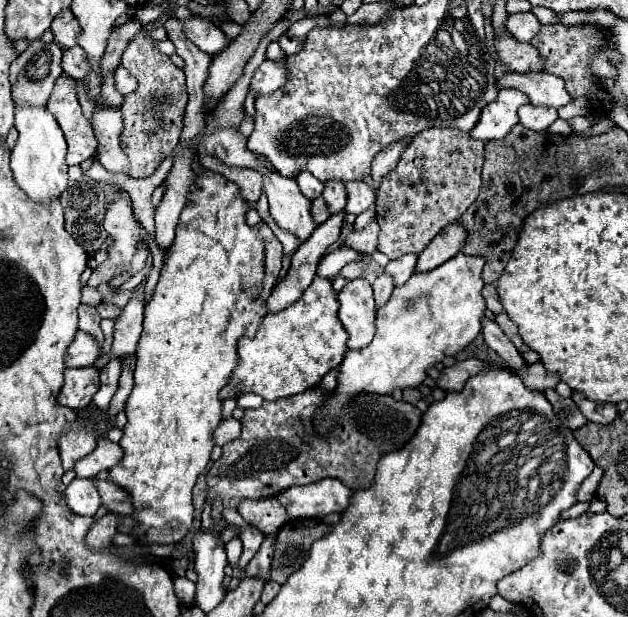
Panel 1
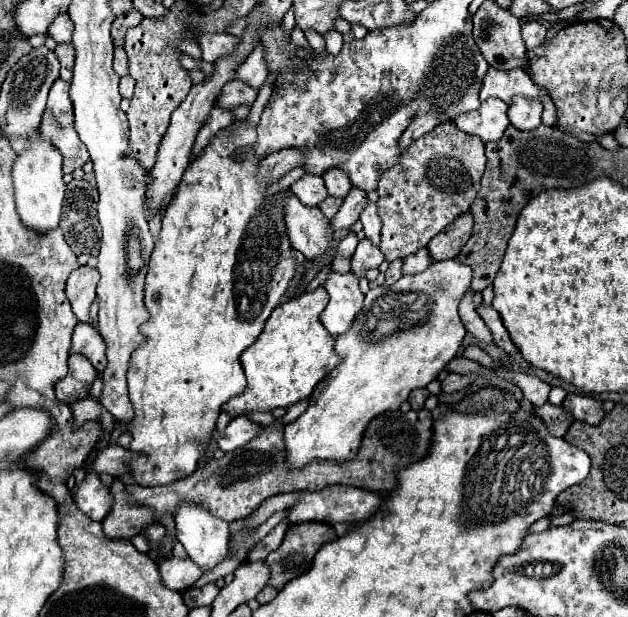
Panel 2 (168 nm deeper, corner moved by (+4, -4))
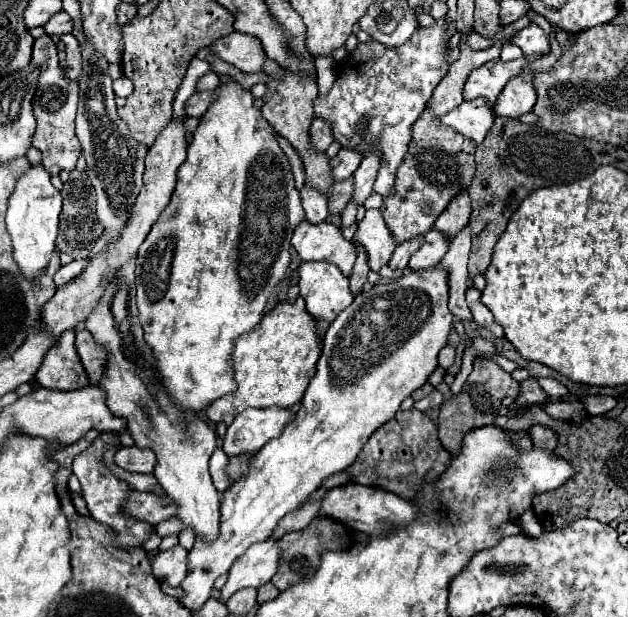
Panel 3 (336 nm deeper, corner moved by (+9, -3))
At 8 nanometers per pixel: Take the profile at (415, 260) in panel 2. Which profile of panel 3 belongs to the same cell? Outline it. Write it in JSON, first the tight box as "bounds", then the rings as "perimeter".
{"bounds":[408,228,450,270],"perimeter":[[[432,228],[426,234],[424,246],[410,258],[408,266],[414,270],[426,270],[426,268],[436,266],[442,260],[442,256],[448,252],[448,244],[450,244],[450,238]]]}

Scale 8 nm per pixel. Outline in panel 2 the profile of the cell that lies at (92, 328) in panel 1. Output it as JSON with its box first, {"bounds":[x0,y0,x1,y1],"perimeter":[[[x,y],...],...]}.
{"bounds":[67,267,97,323],"perimeter":[[[79,267],[73,271],[67,279],[67,297],[71,301],[73,313],[81,323],[89,323],[89,307],[95,299],[95,287],[97,287],[97,271],[93,267]]]}

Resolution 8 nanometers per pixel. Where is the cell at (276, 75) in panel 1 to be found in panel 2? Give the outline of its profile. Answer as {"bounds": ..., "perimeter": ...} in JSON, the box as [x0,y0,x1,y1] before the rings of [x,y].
{"bounds":[217,79,257,107],"perimeter":[[[241,79],[229,81],[223,91],[221,99],[217,99],[217,107],[237,107],[237,105],[251,105],[257,99],[257,89],[249,87]]]}

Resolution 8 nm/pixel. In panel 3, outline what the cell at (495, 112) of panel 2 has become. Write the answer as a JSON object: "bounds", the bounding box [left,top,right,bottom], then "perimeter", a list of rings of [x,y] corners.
{"bounds":[440,98,494,144],"perimeter":[[[474,98],[474,100],[462,102],[458,108],[444,114],[440,122],[444,126],[454,128],[458,134],[474,140],[476,144],[480,144],[488,134],[488,130],[492,128],[494,114],[492,114],[492,108],[484,102],[484,98]]]}

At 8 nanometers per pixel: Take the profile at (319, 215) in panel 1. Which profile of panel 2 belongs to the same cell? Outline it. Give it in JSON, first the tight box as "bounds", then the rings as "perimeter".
{"bounds":[319,197,341,217],"perimeter":[[[327,197],[321,205],[319,205],[319,209],[321,209],[321,213],[325,215],[325,217],[333,217],[335,213],[337,213],[337,207],[341,205],[341,199],[333,199],[333,197]]]}

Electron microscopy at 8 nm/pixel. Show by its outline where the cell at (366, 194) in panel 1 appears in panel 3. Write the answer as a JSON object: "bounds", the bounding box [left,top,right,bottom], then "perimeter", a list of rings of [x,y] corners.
{"bounds":[356,210,398,272],"perimeter":[[[366,210],[364,220],[358,224],[356,238],[366,248],[368,266],[374,272],[380,272],[380,268],[388,264],[388,260],[392,258],[392,254],[398,246],[392,232],[388,230],[380,210]]]}

